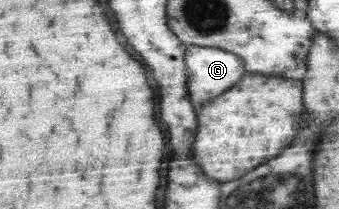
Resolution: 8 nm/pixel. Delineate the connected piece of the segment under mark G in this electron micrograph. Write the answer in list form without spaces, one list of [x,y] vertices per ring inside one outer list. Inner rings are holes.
[[[190,46],[187,63],[189,66],[190,99],[197,107],[199,115],[206,103],[214,101],[214,98],[232,89],[238,81],[242,81],[249,74],[242,56],[217,47]]]

